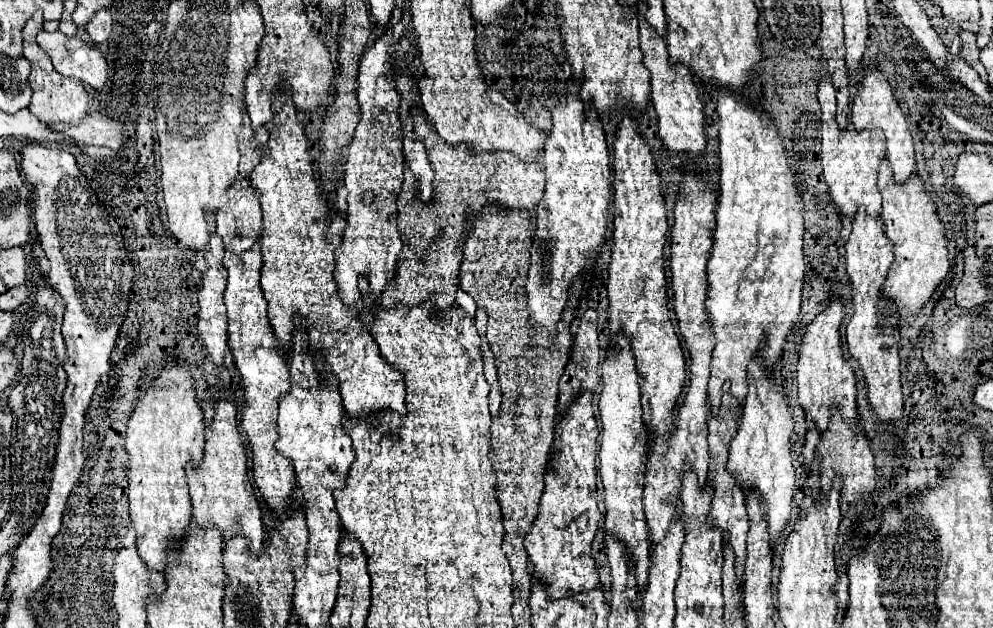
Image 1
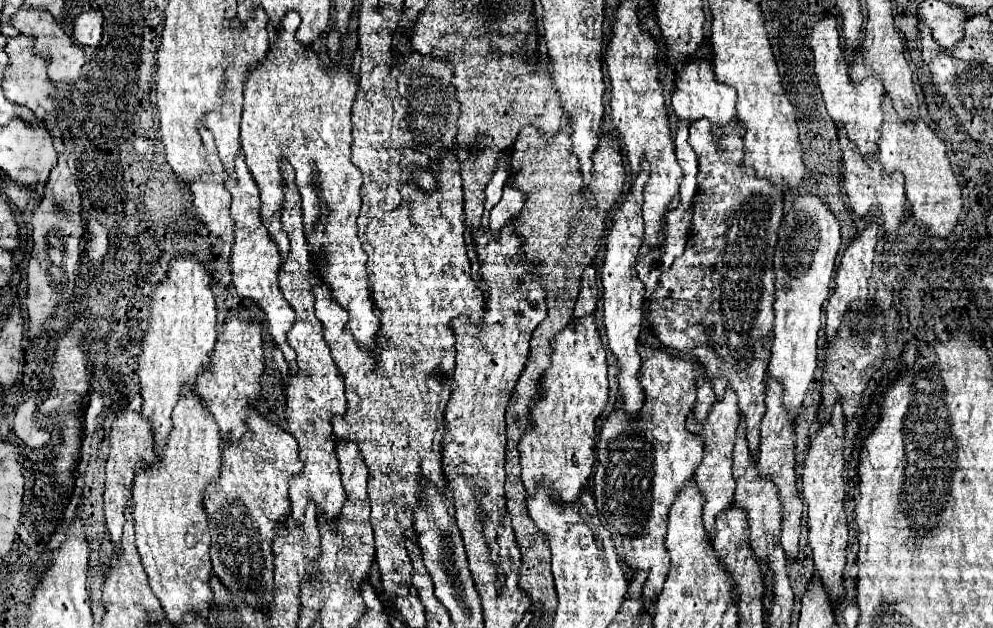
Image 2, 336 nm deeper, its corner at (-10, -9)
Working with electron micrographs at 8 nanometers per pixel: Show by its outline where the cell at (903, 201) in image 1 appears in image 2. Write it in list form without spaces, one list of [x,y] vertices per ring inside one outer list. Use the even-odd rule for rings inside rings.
[[[884,93],[882,97],[882,111],[884,123],[880,127],[880,141],[878,141],[878,157],[884,169],[900,171],[906,179],[906,197],[912,205],[914,217],[928,227],[930,233],[938,237],[946,237],[956,219],[962,211],[962,197],[960,197],[960,183],[952,171],[946,143],[924,123],[922,119],[902,121],[892,107],[890,97]]]

